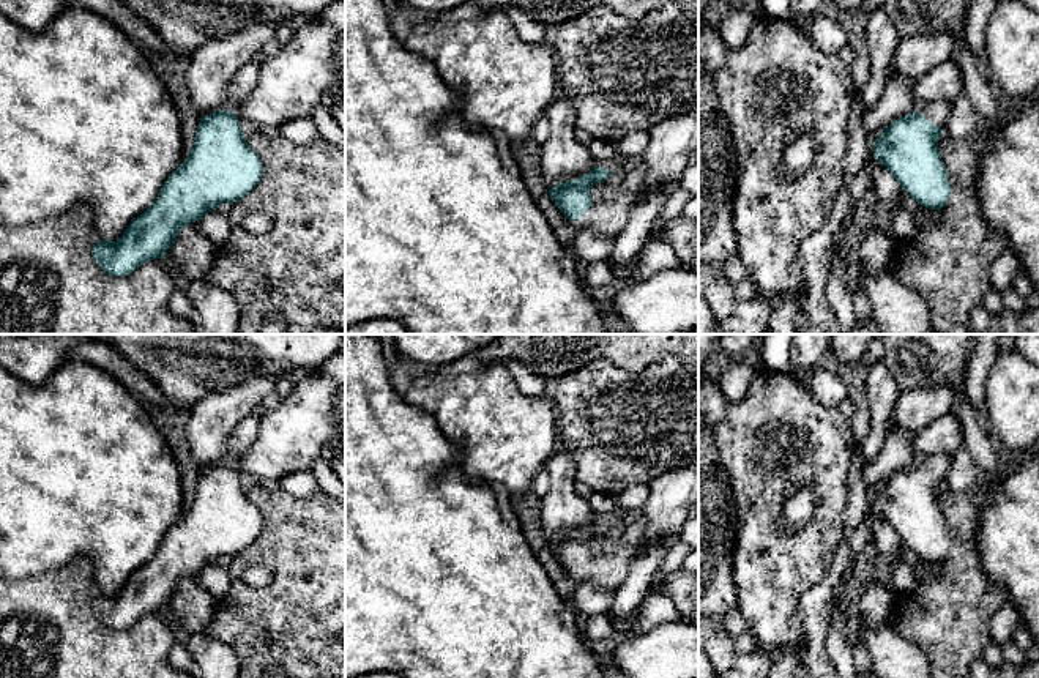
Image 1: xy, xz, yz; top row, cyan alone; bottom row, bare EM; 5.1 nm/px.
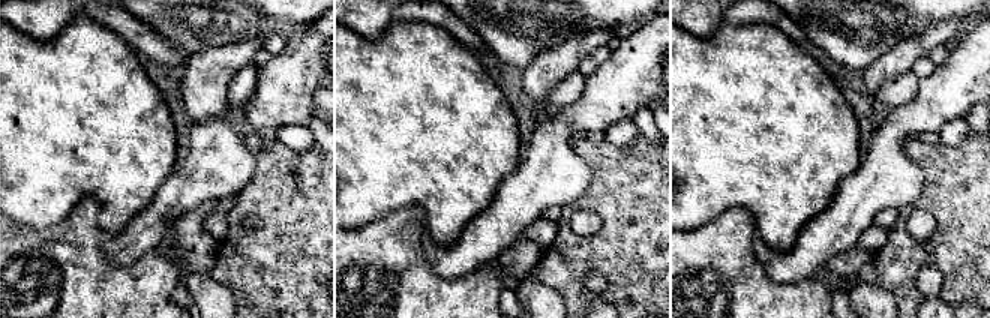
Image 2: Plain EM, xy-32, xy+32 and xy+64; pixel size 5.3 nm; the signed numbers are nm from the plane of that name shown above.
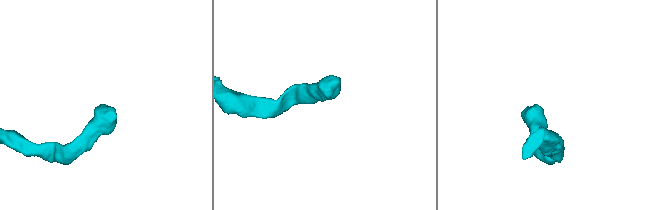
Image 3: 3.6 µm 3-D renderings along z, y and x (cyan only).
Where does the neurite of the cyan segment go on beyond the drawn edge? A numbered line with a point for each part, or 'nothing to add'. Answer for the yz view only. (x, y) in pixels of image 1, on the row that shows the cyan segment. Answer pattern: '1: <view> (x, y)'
1: yz (938, 112)

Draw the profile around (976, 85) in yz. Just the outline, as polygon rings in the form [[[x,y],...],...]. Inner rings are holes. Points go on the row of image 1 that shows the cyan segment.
[[[883,0],[891,24],[900,38],[949,32],[960,49],[965,91],[987,129],[1000,126],[998,101],[987,76],[976,66],[965,41],[966,14],[973,0]]]

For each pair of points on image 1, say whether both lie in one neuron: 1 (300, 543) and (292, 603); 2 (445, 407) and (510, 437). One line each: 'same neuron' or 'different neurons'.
1: same neuron
2: same neuron

